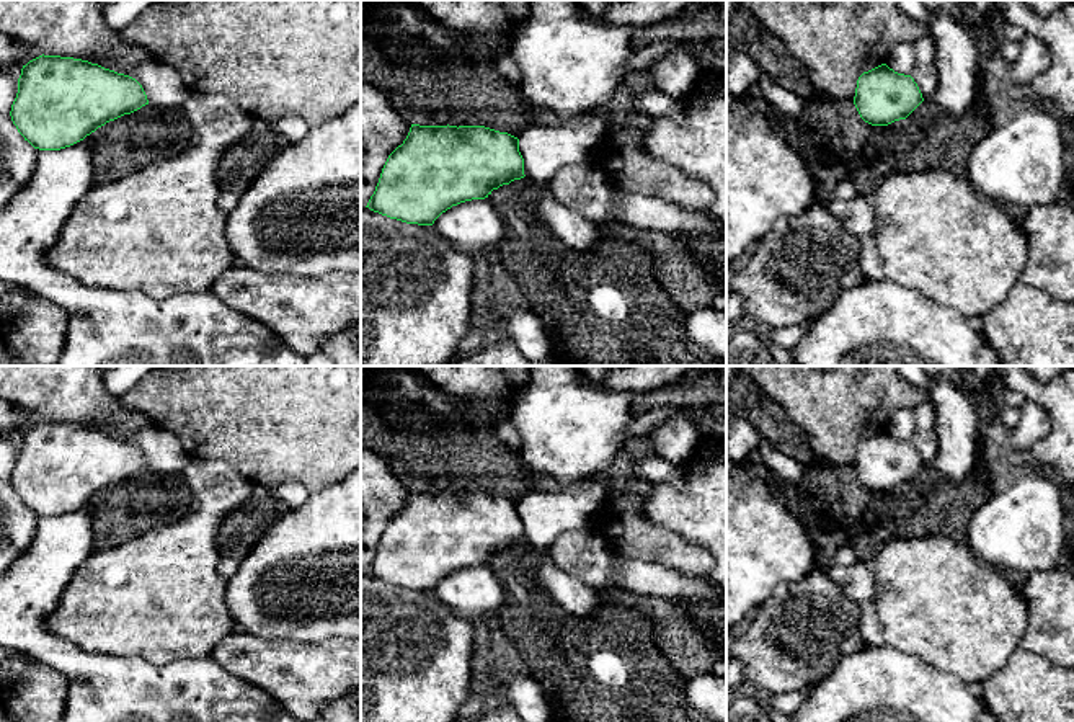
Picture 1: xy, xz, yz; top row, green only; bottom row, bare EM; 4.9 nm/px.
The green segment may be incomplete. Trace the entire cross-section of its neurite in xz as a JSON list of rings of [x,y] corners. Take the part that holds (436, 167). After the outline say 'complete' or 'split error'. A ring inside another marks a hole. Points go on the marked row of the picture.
[[[411,124],[410,132],[387,158],[374,194],[366,207],[390,219],[406,224],[433,225],[434,221],[465,201],[485,199],[493,189],[524,178],[524,158],[519,152],[519,139],[485,126],[419,126]]] | complete

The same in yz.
[[[886,64],[863,72],[854,96],[860,118],[872,126],[888,126],[906,119],[922,101],[914,78],[894,72]]] | complete

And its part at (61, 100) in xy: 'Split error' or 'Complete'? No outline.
Complete

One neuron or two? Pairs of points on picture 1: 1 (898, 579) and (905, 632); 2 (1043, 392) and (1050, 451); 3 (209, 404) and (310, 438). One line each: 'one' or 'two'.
1: one
2: one
3: one

